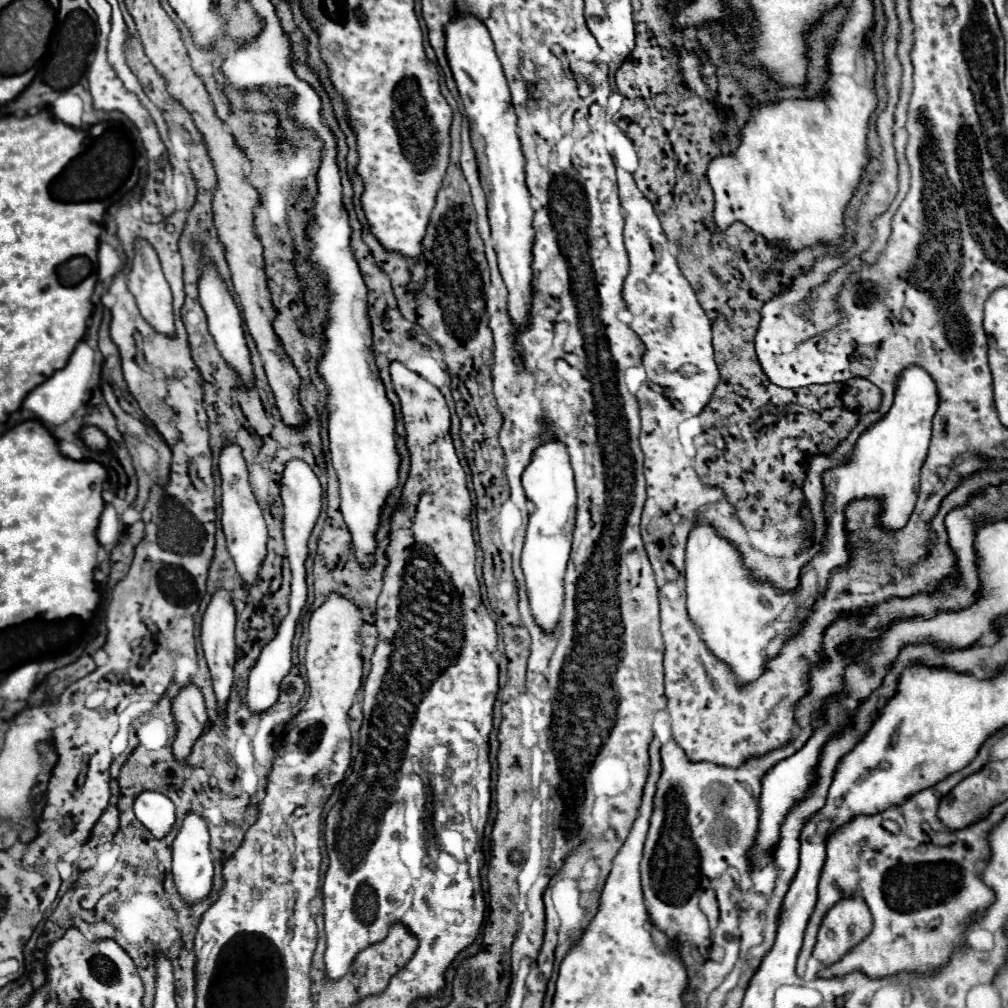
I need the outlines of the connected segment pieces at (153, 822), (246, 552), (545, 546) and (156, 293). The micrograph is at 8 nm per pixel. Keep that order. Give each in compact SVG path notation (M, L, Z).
M142 792L134 802L134 814L154 838L164 838L176 822L172 800L160 792Z
M226 446L220 454L220 474L222 474L222 530L226 536L226 544L230 550L230 556L234 558L236 572L246 584L256 584L260 566L266 558L266 542L268 542L268 530L262 518L262 510L252 494L250 482L248 482L248 470L242 458L242 452L238 446Z
M562 442L542 444L534 452L534 458L522 476L522 486L526 490L526 498L534 504L534 512L530 514L526 540L522 548L522 570L532 616L536 624L546 634L550 634L560 622L560 612L564 604L564 574L576 520L574 474L570 468L566 446Z
M136 240L136 256L134 256L134 262L132 262L132 268L130 268L130 274L128 274L128 290L134 294L138 310L144 316L144 320L158 334L174 338L176 328L174 328L174 312L172 312L172 292L170 292L170 286L168 286L168 282L162 274L156 252L144 240Z

